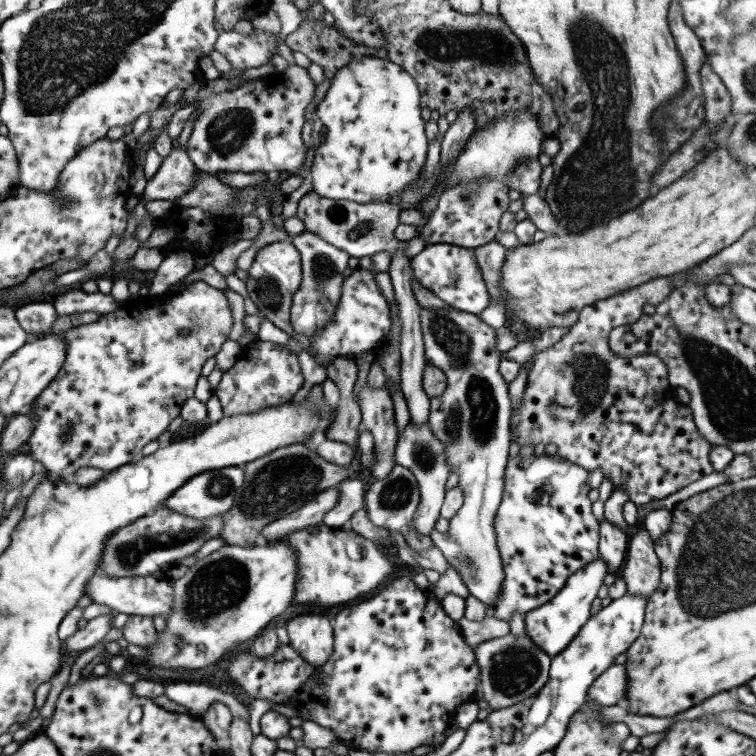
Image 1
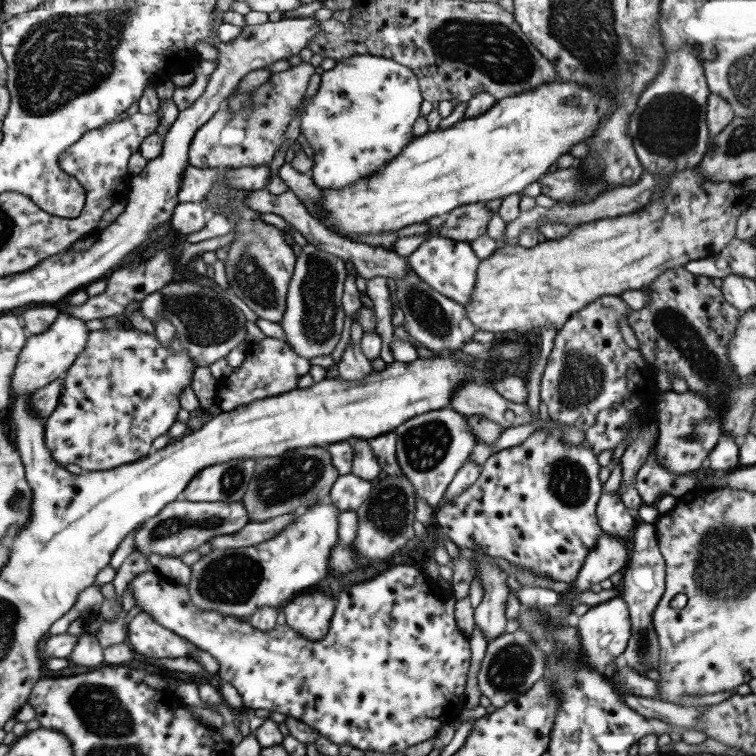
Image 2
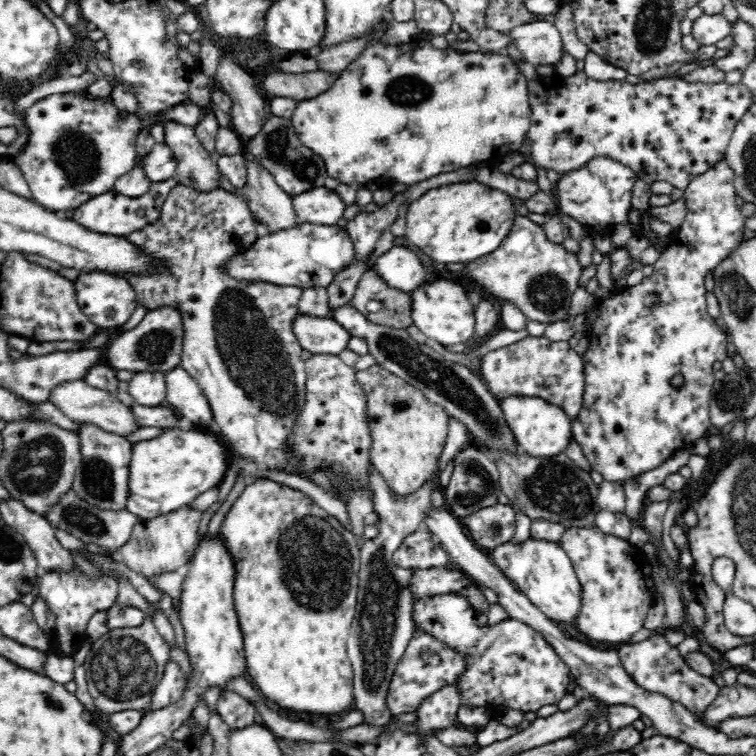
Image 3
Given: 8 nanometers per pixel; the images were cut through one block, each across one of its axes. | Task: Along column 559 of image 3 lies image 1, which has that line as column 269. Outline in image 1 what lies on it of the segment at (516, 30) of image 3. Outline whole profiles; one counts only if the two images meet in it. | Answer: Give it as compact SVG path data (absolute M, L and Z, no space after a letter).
M259 29L247 33L223 31L219 34L214 48L228 58L232 70L248 70L268 64L274 54L278 55L278 40L278 34Z

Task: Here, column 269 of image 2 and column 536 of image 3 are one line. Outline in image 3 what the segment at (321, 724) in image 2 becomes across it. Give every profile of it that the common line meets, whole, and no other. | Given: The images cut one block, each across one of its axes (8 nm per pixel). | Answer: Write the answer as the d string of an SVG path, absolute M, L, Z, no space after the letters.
M436 594L430 598L422 598L413 602L412 616L414 626L428 631L434 638L450 647L454 647L464 656L466 671L454 684L459 686L462 705L489 707L493 713L492 720L502 716L504 710L518 710L522 713L536 712L542 706L558 705L558 702L570 693L572 680L569 667L562 661L554 647L542 636L524 622L505 618L495 625L480 626L477 623L477 613L471 608L467 598L459 594Z

